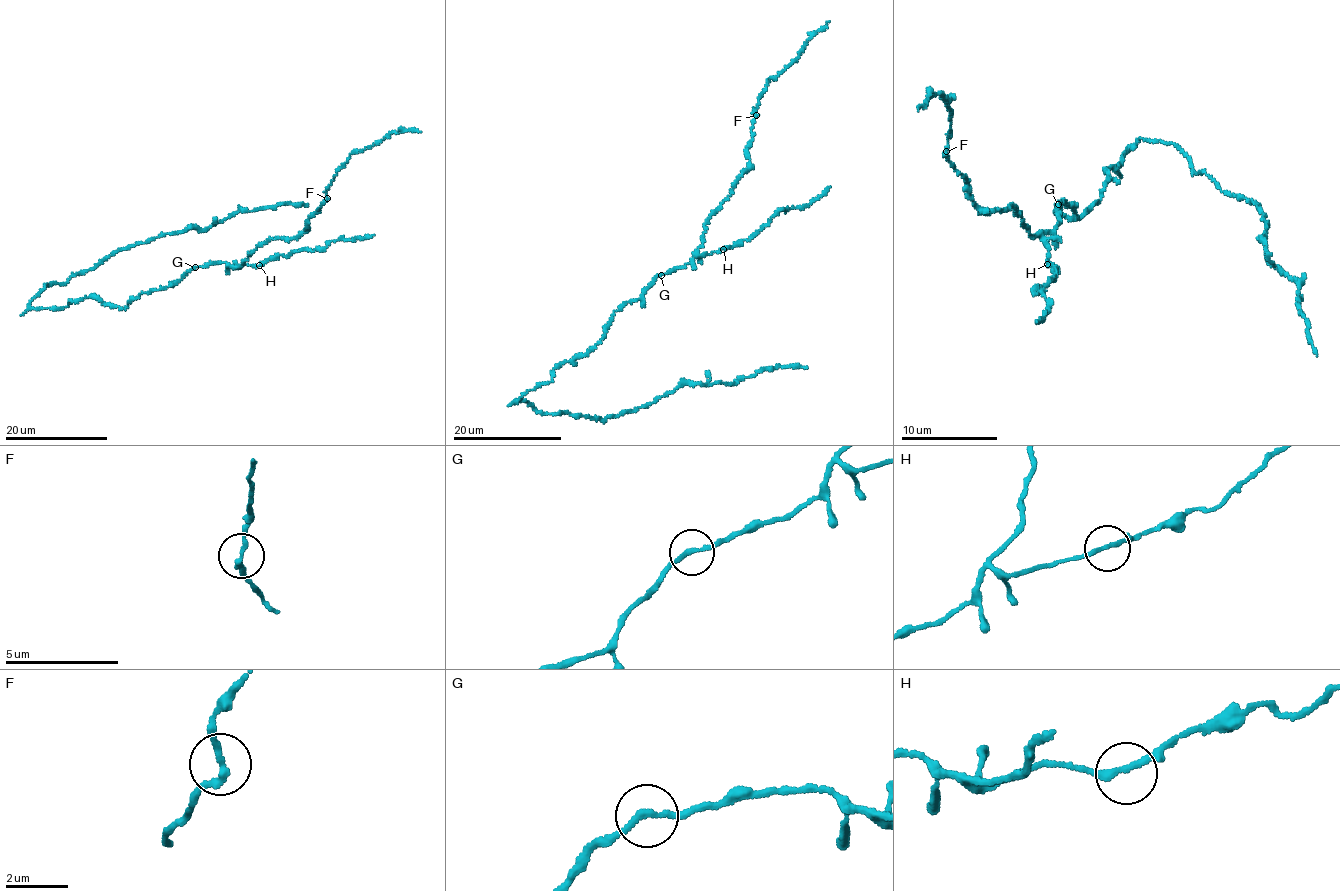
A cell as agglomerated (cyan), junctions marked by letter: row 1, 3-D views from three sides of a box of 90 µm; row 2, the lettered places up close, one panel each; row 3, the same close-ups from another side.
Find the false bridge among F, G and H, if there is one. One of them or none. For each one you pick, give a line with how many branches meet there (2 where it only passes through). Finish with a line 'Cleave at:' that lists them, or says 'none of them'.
Cleave at: none of them

